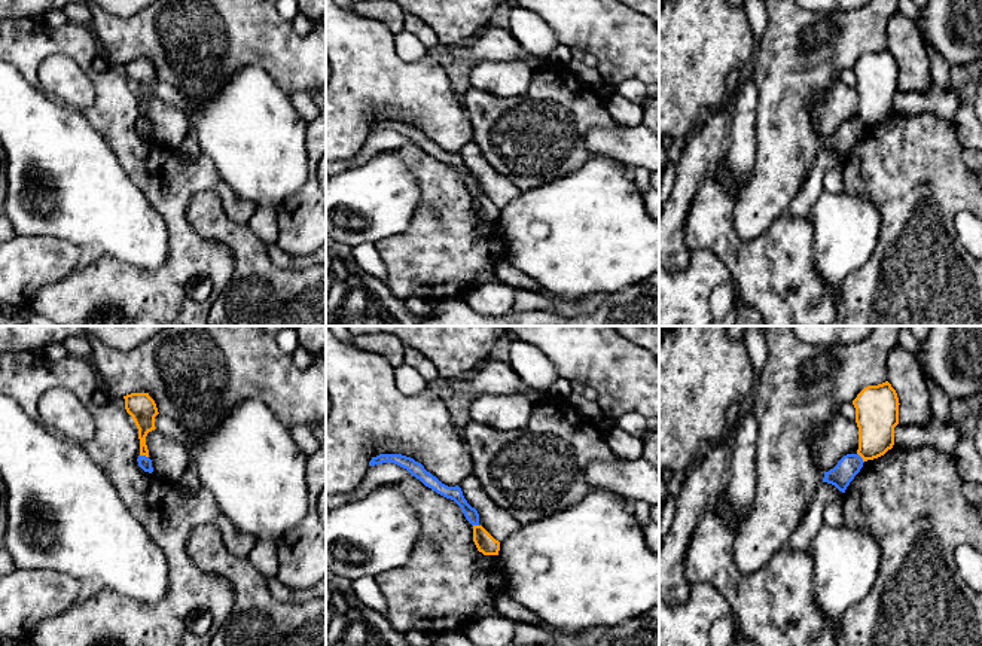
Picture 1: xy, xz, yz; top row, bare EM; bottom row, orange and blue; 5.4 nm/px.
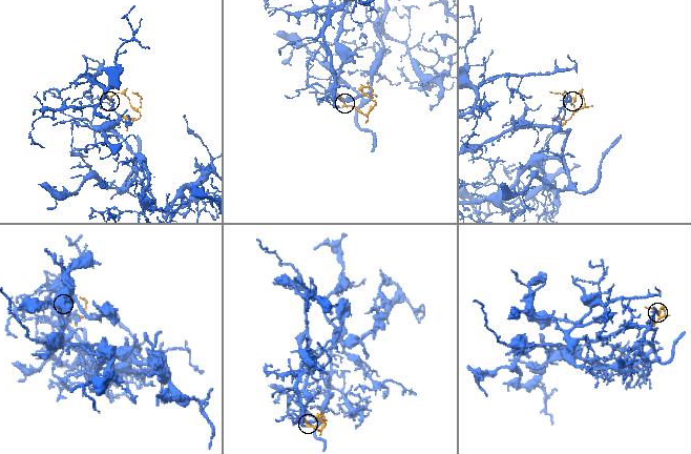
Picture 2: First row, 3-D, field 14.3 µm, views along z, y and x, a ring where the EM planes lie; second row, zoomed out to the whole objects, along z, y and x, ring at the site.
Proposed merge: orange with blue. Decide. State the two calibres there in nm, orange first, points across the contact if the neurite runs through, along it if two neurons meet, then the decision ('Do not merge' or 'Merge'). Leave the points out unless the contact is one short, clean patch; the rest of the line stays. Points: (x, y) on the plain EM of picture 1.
Thickness 150 nm (orange) against 70 nm. Boundary: xy (140, 121), (148, 124). Do not merge

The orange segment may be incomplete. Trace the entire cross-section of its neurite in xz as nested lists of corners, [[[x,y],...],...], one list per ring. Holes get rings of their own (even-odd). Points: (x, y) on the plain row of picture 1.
[[[473,192],[473,208],[484,222],[498,222],[500,208],[495,207],[482,192]]]

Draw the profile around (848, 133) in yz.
[[[847,121],[844,122],[838,131],[824,138],[823,149],[835,152],[839,158],[845,159],[850,149],[863,134],[863,125],[859,121]]]

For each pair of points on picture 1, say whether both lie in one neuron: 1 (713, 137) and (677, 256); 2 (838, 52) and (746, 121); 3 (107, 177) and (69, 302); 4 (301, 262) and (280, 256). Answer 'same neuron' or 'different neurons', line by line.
1: same neuron
2: different neurons
3: different neurons
4: same neuron

